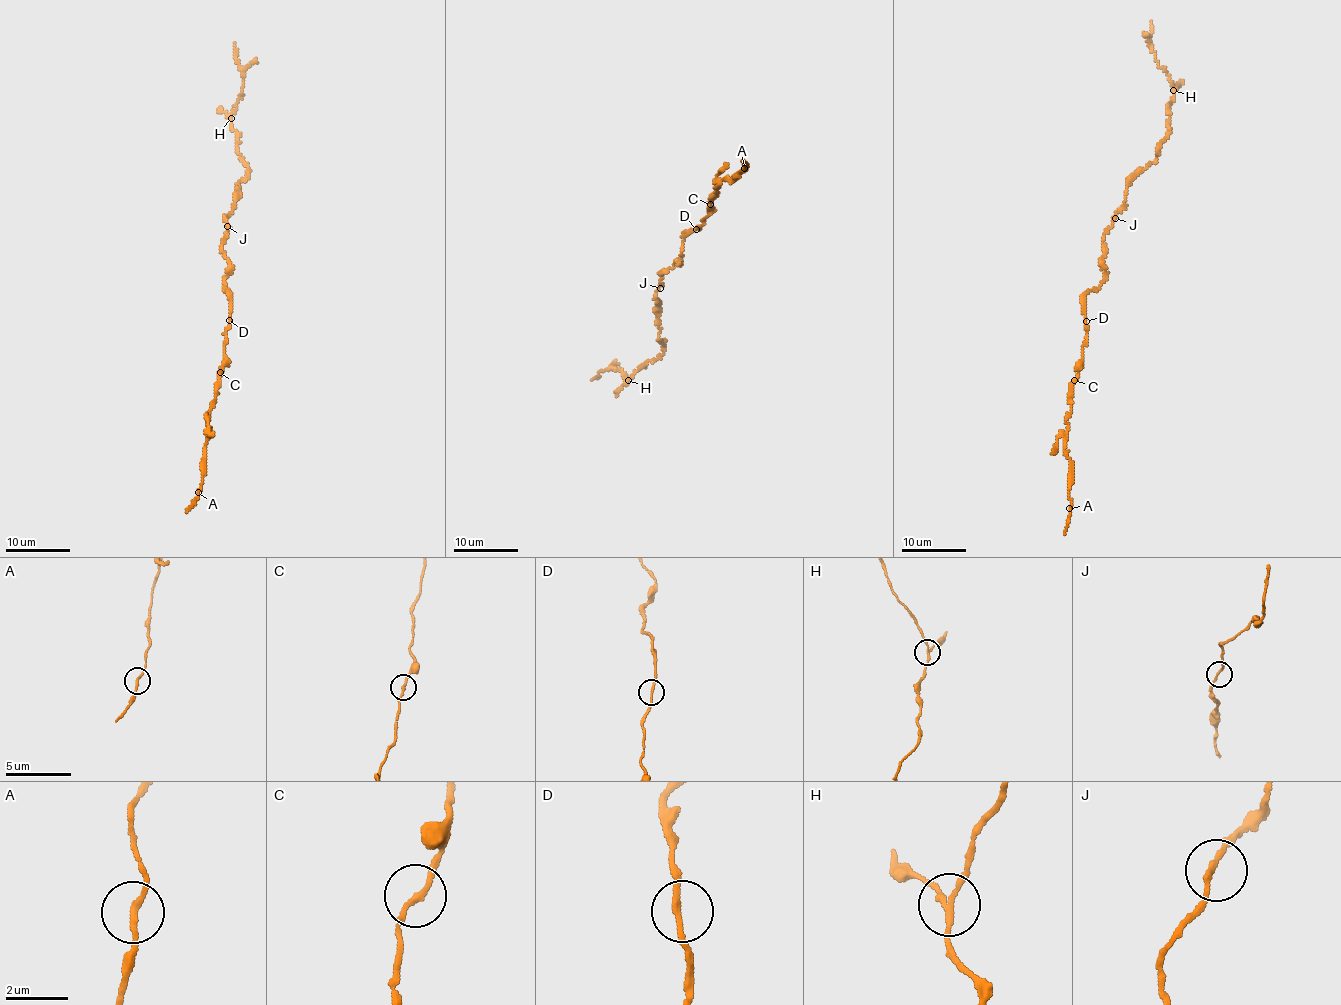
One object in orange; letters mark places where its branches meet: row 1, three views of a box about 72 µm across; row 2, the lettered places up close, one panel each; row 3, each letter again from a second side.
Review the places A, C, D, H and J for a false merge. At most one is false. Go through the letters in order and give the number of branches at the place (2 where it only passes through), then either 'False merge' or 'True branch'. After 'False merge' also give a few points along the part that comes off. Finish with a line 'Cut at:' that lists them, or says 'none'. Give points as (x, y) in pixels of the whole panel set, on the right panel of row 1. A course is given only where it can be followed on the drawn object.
A: Branches: 2. True branch
C: Branches: 2. True branch
D: Branches: 2. True branch
H: Branches: 3. False merge. Course of the part to remove: (1173, 90), (1149, 39), (1151, 22)
J: Branches: 2. True branch
Cut at: H

